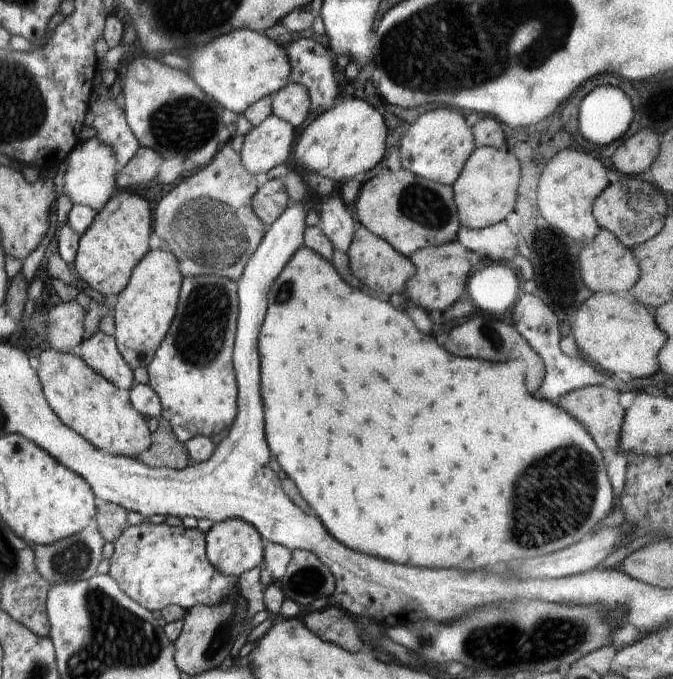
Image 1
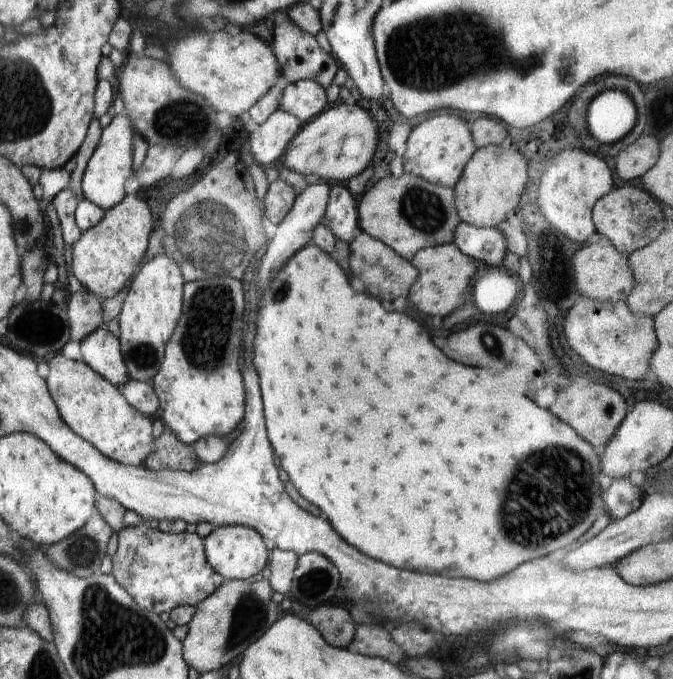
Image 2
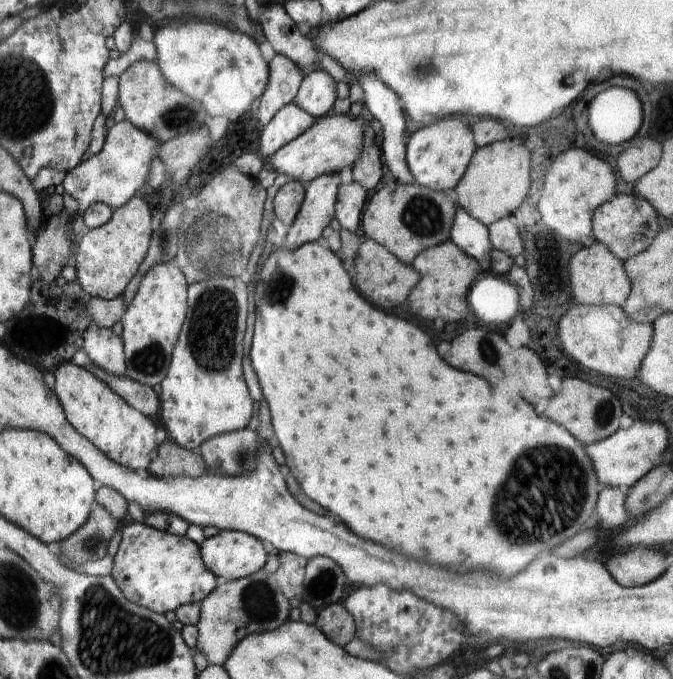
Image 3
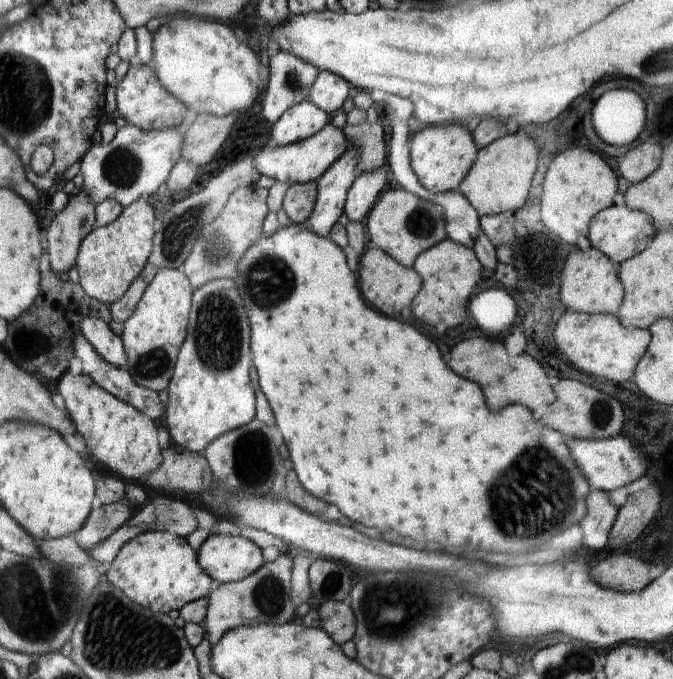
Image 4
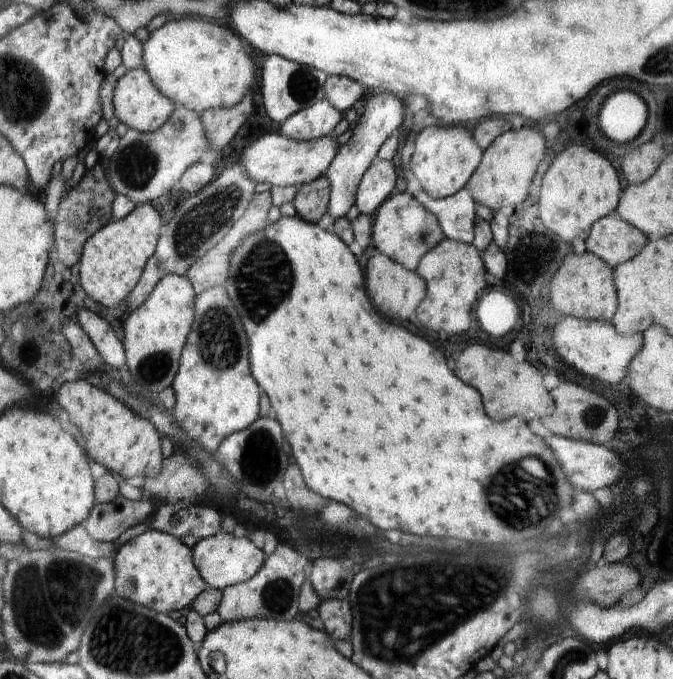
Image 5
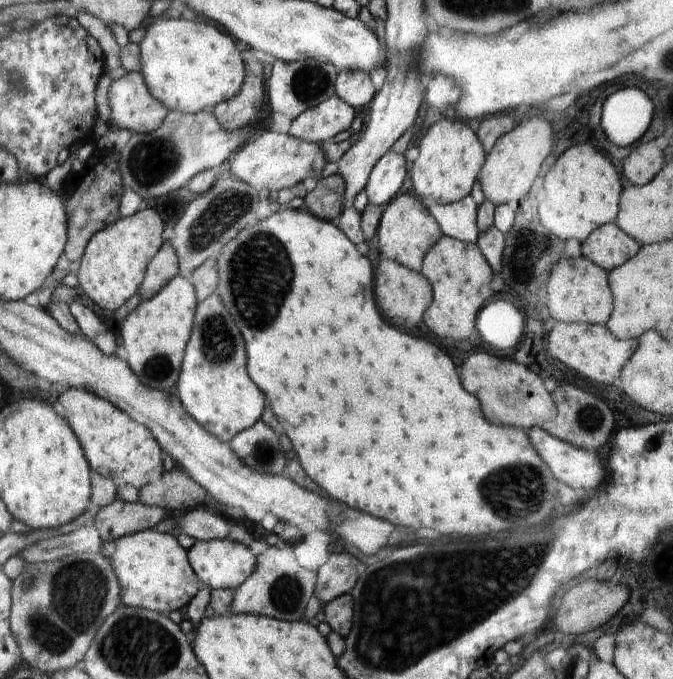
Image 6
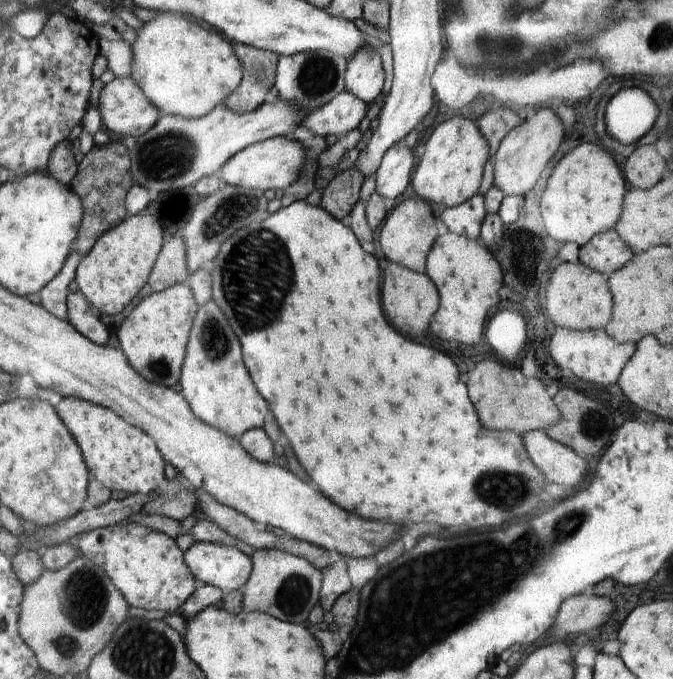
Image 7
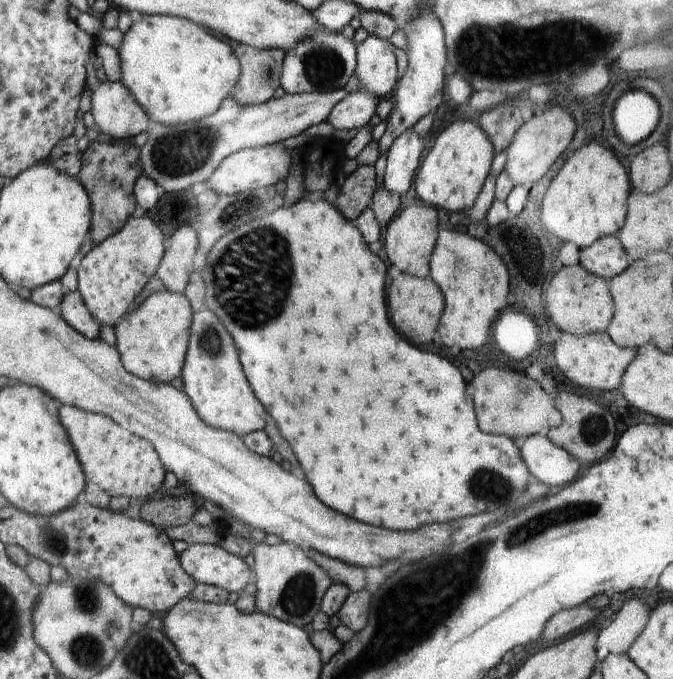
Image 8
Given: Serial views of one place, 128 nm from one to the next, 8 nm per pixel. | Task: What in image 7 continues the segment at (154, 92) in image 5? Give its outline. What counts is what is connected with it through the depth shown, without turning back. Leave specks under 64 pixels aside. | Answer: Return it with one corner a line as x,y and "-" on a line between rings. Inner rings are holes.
115,77
102,88
96,107
104,120
104,130
114,137
139,137
147,133
160,118
159,110
148,102
146,95
132,77

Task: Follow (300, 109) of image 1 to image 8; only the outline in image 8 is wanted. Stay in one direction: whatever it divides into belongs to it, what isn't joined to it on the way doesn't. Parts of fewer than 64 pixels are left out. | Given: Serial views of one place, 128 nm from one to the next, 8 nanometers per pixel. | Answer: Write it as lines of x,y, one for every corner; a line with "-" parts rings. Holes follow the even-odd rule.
368,35
366,40
356,44
356,48
355,73
360,86
378,98
392,92
400,78
392,43
389,40

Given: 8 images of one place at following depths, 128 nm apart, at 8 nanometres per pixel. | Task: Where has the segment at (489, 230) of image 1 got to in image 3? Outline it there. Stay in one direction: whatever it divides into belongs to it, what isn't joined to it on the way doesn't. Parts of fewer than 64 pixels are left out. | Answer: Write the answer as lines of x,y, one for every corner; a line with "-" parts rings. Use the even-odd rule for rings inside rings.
457,208
450,230
450,240
465,252
475,258
484,268
489,264
490,242
489,230
483,222
477,221
466,210

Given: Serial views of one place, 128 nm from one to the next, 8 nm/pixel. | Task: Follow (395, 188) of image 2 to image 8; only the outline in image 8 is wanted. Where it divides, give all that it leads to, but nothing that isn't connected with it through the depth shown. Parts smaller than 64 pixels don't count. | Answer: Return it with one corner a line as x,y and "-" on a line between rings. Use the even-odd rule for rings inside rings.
408,206
388,224
384,246
392,265
405,273
425,279
430,276
430,259
439,233
438,210
429,206

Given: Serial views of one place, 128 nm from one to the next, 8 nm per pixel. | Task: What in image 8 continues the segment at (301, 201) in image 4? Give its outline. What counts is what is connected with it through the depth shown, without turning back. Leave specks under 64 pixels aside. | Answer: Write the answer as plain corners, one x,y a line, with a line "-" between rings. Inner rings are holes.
358,165
341,187
336,208
351,222
362,214
372,200
376,186
376,171
373,166

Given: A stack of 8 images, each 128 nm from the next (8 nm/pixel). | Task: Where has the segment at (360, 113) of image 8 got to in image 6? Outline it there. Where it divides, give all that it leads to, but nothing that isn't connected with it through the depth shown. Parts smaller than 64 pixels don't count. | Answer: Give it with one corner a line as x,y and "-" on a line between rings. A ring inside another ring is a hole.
336,95
306,110
293,120
288,135
310,143
322,143
347,128
358,112

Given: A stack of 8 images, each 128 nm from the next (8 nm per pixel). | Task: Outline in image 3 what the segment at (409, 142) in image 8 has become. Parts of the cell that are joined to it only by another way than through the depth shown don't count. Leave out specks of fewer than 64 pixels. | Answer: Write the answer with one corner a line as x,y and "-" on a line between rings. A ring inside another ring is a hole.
356,181
340,185
335,204
335,217
342,229
355,233
361,224
368,191

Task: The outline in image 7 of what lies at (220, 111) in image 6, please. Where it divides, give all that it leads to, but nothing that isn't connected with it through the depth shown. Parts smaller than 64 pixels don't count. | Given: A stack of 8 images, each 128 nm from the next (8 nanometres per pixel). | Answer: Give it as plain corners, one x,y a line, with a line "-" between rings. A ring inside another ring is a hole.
240,42
233,47
242,63
243,75
238,88
227,96
224,104
236,114
246,114
264,103
264,96
275,84
279,56
274,51

